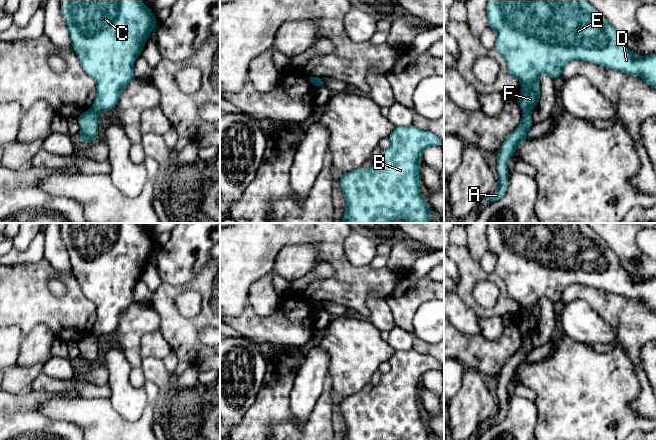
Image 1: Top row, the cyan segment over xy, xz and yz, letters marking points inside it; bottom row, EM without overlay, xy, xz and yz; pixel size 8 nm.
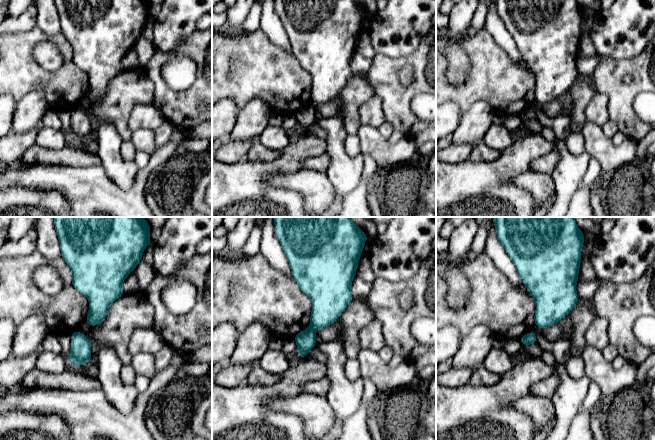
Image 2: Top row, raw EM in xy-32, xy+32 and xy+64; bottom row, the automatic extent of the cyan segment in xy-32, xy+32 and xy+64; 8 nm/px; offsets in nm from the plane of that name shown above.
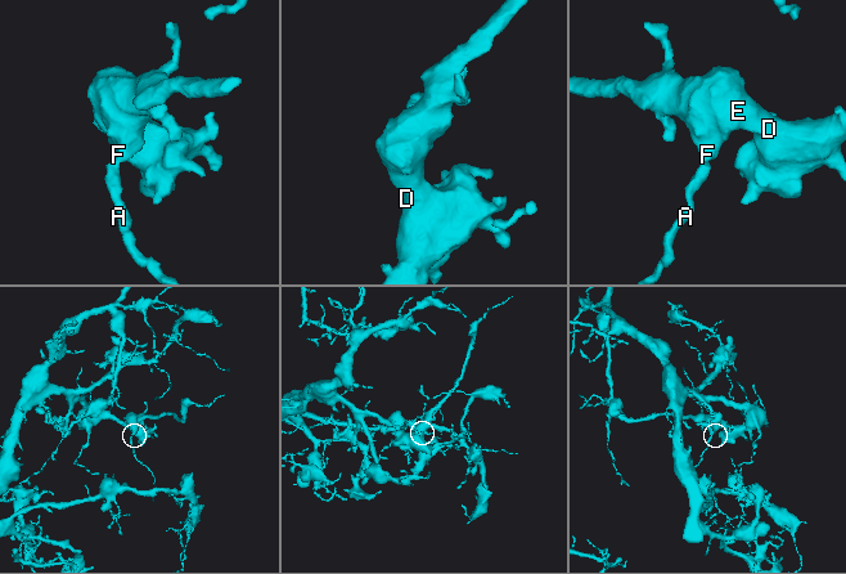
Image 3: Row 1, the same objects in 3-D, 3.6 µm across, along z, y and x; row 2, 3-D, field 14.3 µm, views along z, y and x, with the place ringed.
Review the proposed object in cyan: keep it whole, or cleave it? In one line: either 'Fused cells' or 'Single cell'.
Fused cells

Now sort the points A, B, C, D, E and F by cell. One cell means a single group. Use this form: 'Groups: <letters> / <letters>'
Groups: A / B C D E F

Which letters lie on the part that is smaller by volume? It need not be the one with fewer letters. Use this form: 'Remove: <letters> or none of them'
Remove: A

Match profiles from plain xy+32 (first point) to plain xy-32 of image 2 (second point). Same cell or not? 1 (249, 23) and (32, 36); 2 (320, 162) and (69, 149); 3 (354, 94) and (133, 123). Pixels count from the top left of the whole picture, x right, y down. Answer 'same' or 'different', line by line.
1: different
2: same
3: different

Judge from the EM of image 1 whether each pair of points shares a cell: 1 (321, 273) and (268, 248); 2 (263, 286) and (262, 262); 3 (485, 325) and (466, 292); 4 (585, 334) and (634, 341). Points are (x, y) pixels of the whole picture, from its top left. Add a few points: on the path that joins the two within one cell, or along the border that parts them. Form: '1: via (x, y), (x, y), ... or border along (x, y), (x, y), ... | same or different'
1: border along (329, 262), (334, 273), (313, 279), (305, 289) | different
2: border along (272, 269), (257, 279), (250, 286), (248, 293) | different
3: border along (501, 316), (478, 317) | different
4: border along (604, 319), (611, 327), (621, 346) | different

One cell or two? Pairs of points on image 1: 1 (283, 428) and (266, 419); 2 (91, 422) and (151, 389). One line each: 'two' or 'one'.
1: one
2: two

